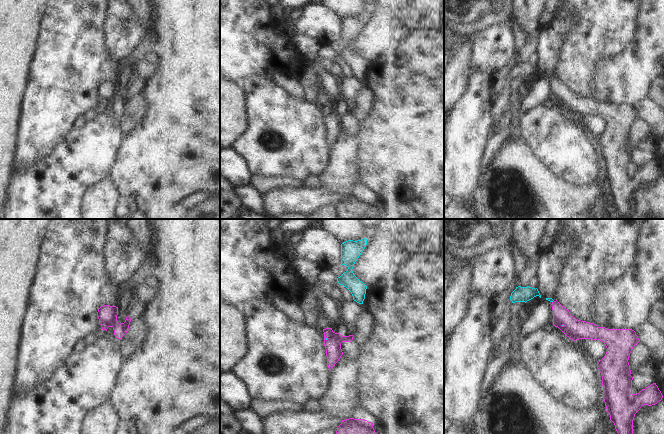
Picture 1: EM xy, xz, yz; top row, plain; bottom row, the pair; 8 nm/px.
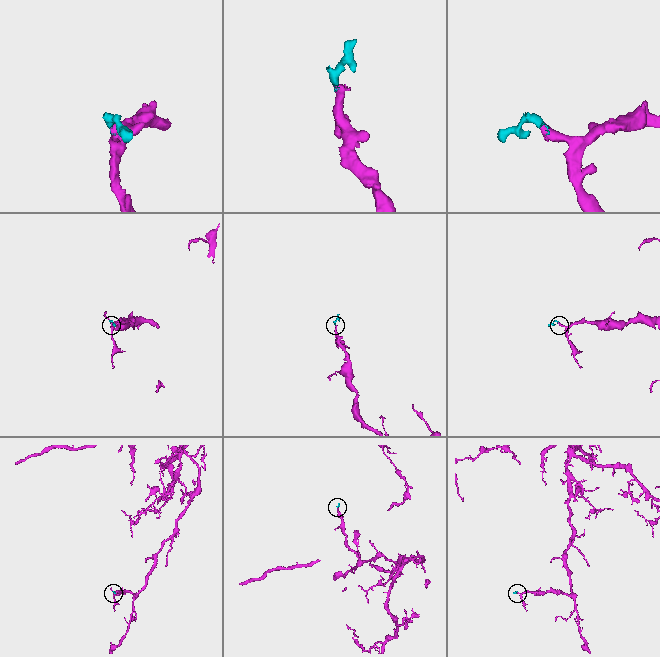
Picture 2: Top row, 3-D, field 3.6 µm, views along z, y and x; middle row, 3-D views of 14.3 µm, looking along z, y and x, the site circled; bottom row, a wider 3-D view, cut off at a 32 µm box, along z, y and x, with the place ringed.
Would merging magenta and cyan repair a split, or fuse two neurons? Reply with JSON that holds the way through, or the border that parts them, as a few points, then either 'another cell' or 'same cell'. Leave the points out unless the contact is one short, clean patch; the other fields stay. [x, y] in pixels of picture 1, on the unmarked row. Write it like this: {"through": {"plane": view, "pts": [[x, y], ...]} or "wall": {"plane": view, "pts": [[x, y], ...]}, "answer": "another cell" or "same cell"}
{"through": {"plane": "xz", "pts": [[332, 121], [326, 113], [326, 114]]}, "answer": "same cell"}

